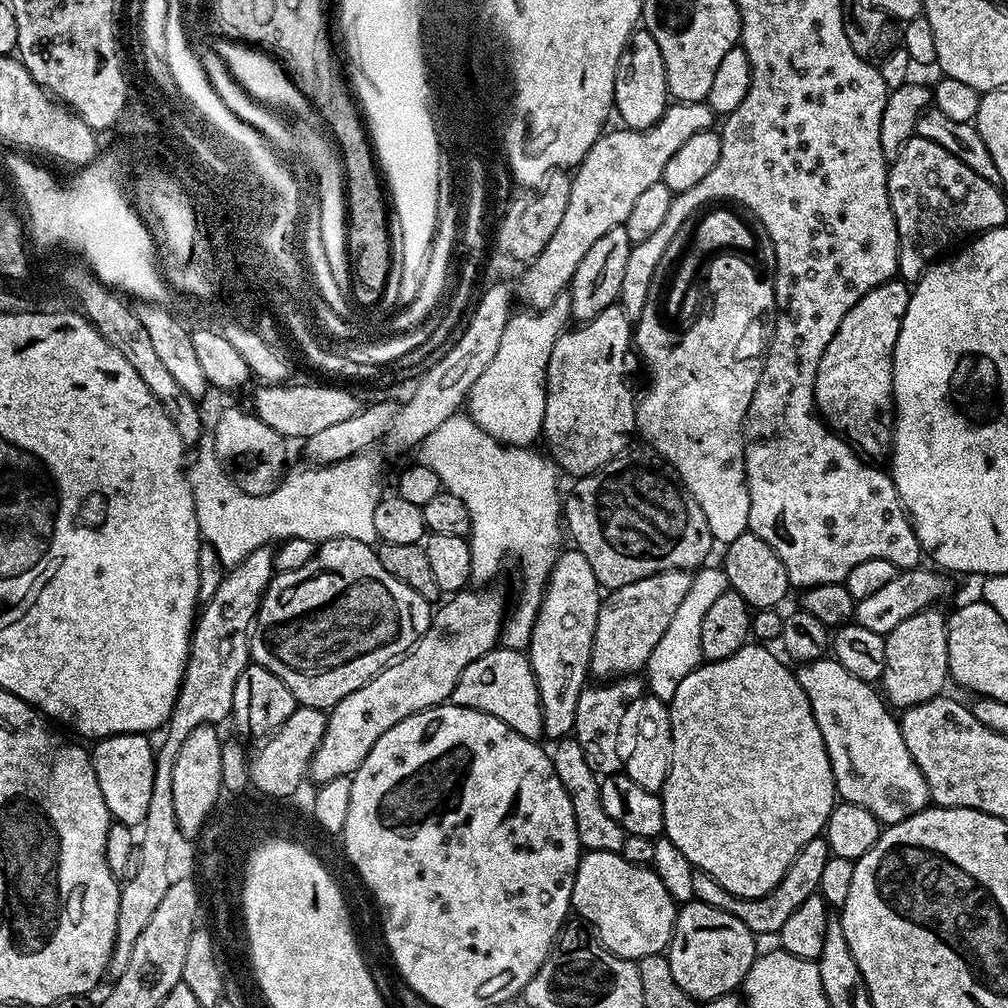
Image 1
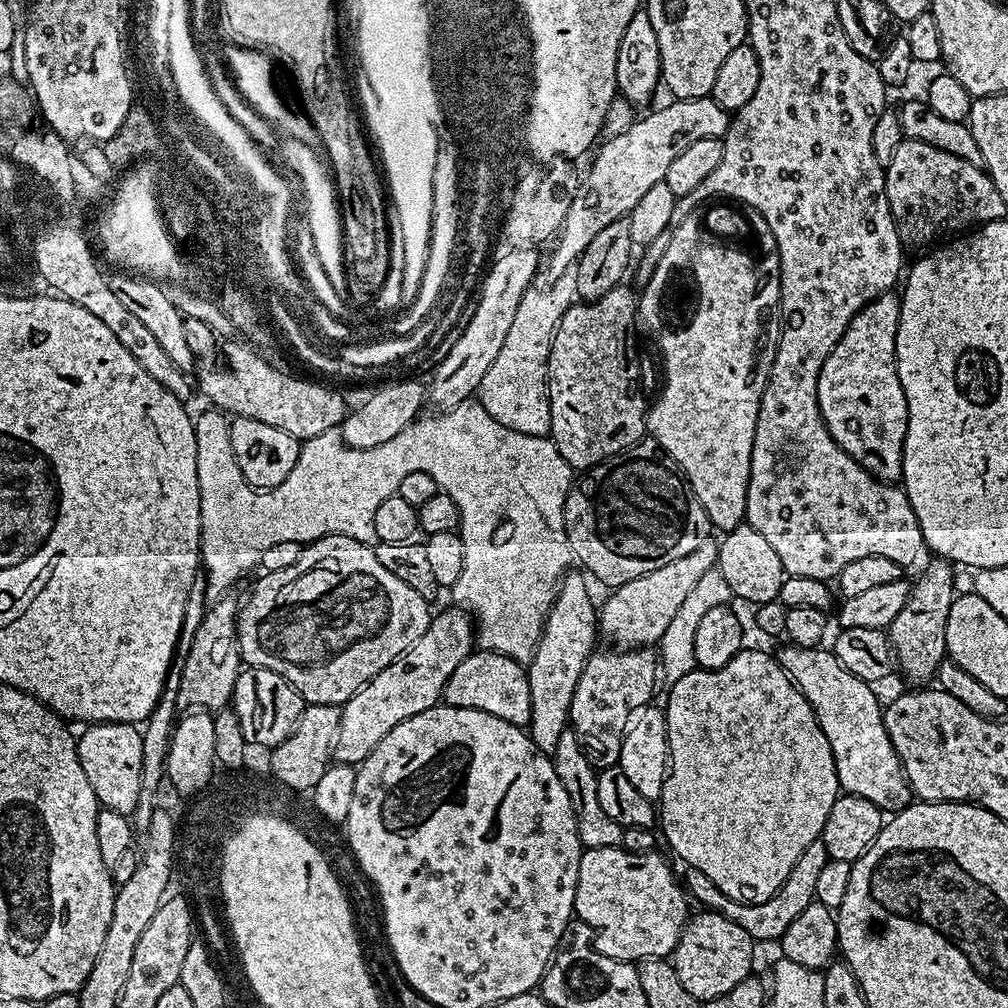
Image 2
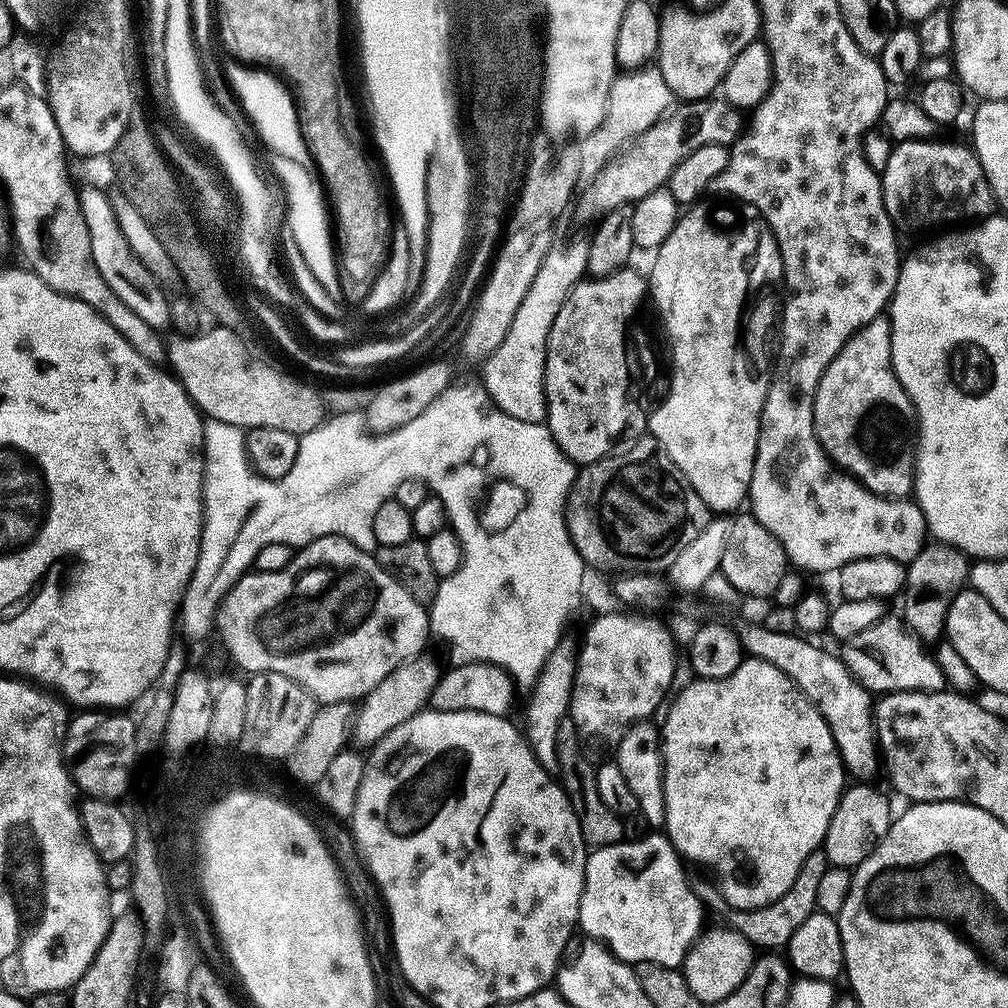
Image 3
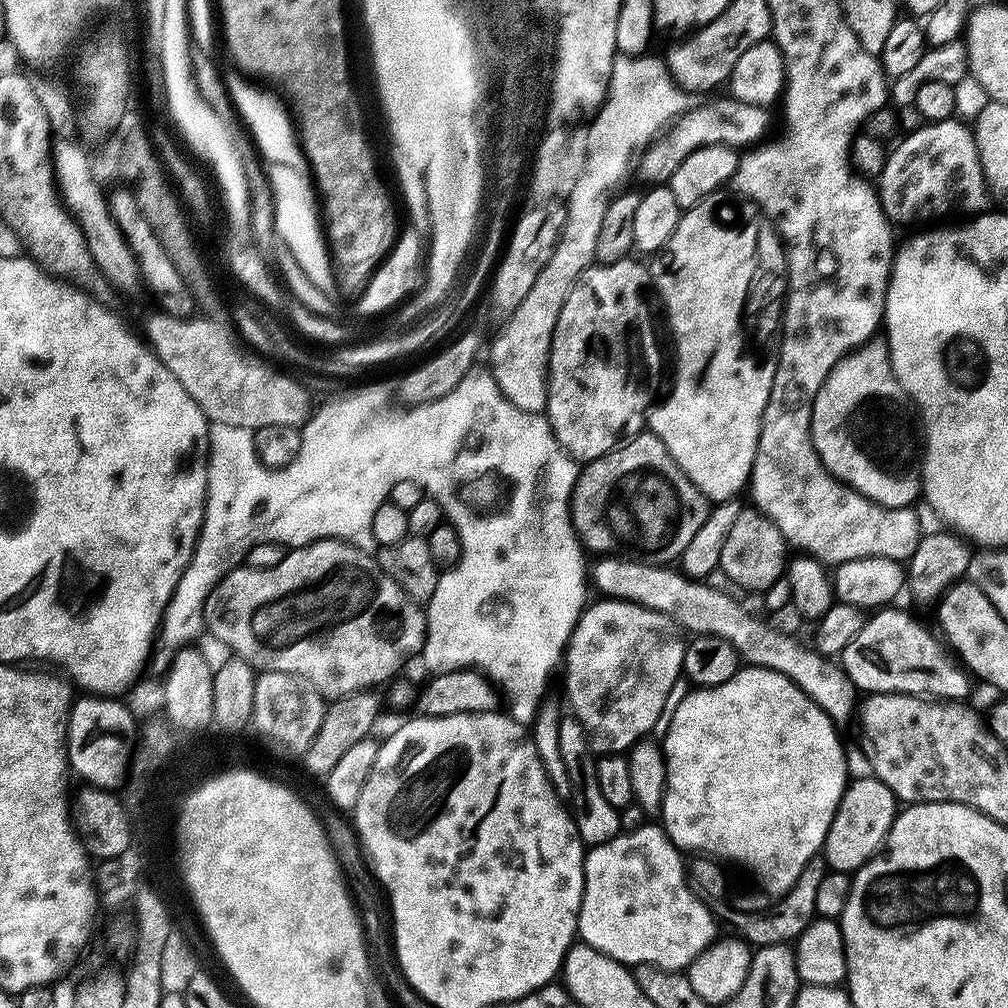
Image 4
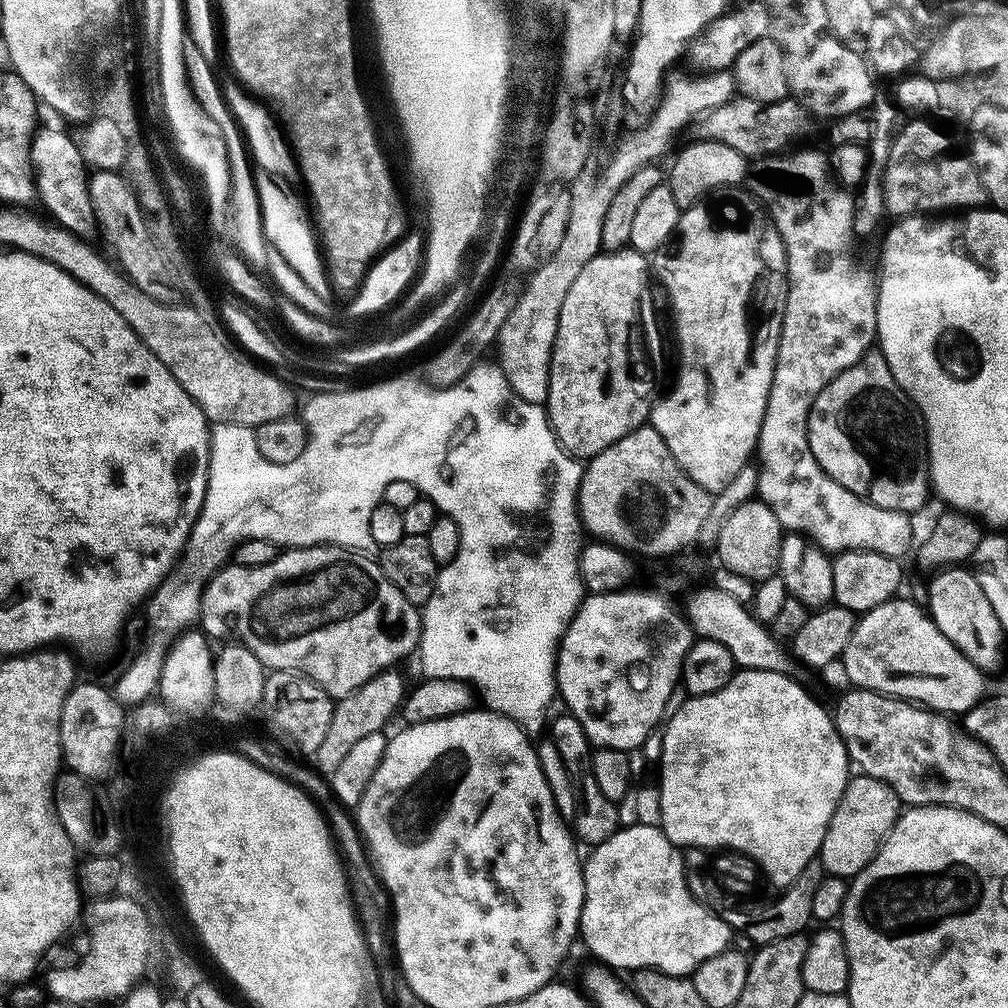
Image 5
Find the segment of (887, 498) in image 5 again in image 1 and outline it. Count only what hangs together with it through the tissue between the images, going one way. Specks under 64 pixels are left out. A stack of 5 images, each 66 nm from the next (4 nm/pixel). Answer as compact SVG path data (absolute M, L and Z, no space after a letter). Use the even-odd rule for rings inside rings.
M899 278L885 280L874 290L862 294L862 298L858 298L858 302L850 306L846 318L842 318L834 338L830 338L818 362L815 390L819 409L829 421L836 422L835 427L840 429L853 445L864 447L872 456L880 456L884 451L887 453L894 444L894 429L898 415L894 346L902 330L902 318L906 314L909 295L909 285Z

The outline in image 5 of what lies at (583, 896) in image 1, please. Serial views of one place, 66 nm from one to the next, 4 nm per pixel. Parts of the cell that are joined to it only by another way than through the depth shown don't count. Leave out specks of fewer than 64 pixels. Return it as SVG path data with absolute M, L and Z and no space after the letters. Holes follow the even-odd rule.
M635 824L621 828L606 842L595 845L583 861L584 905L580 911L579 935L596 955L599 963L613 969L657 968L666 974L691 977L696 968L714 954L729 947L734 929L702 906L690 894L684 876L681 849L671 844L666 834L654 825Z

